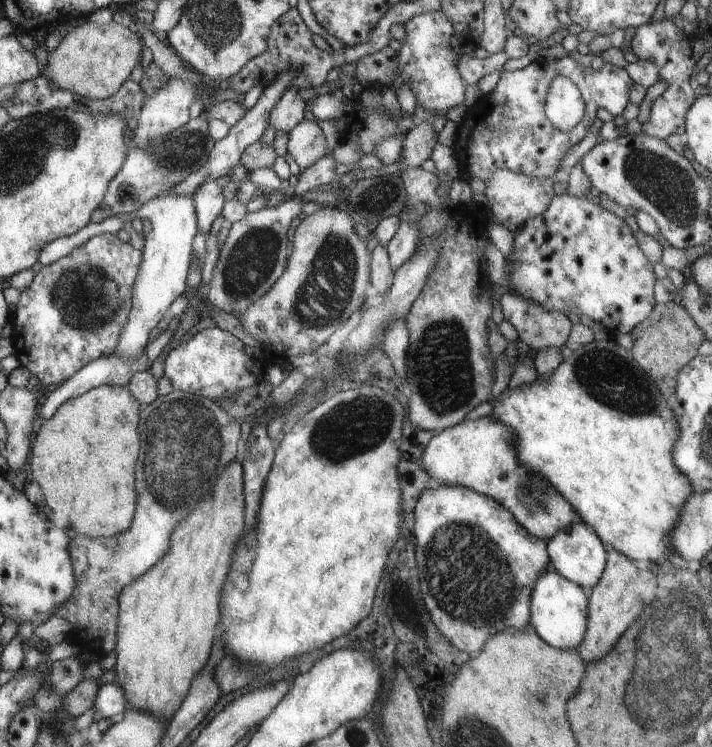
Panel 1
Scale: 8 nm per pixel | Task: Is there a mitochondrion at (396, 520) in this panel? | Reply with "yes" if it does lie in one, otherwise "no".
no

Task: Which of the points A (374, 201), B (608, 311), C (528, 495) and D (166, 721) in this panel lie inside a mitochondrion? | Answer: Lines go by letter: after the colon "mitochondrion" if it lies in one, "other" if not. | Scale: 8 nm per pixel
A: mitochondrion
B: other
C: mitochondrion
D: other

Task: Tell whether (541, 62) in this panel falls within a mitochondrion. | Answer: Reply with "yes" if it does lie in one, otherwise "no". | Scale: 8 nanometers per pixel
no

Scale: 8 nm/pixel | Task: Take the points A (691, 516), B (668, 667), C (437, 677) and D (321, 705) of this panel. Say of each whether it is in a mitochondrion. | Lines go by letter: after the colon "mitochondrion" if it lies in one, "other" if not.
A: mitochondrion
B: mitochondrion
C: other
D: other

